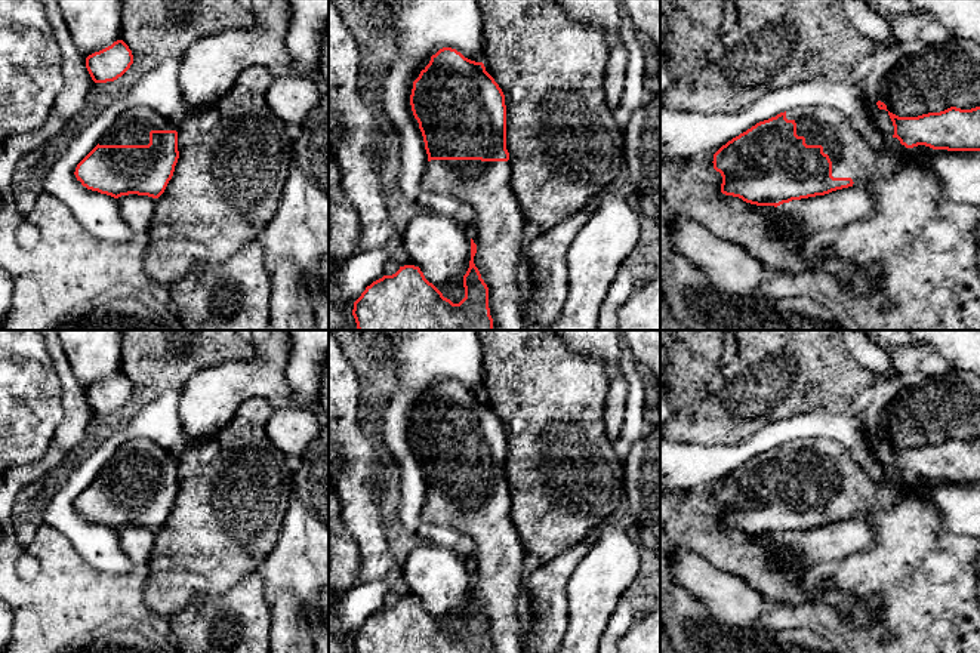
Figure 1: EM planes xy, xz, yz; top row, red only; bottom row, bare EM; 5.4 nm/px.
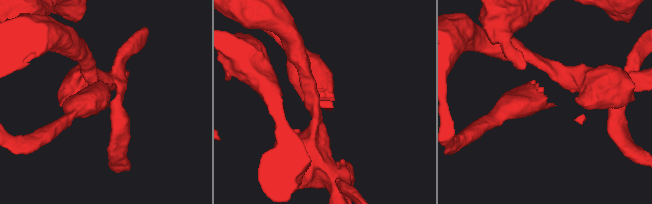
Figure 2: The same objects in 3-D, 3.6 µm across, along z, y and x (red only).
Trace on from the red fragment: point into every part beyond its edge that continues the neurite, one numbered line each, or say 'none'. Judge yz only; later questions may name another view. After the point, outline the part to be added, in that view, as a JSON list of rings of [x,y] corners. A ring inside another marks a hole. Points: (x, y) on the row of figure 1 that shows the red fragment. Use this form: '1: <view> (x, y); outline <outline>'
1: yz (851, 156); outline [[[799,107],[786,111],[786,118],[796,123],[796,135],[804,136],[807,145],[823,147],[823,153],[832,161],[833,178],[851,178],[853,182],[867,184],[888,178],[902,167],[921,163],[925,157],[937,151],[925,145],[906,148],[897,138],[890,138],[882,147],[873,148],[844,114],[830,107]]]

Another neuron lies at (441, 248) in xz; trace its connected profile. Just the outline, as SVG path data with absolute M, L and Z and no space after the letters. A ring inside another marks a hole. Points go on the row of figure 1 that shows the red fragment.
M422 210L410 219L397 244L444 298L453 304L465 298L463 275L471 261L469 228Z

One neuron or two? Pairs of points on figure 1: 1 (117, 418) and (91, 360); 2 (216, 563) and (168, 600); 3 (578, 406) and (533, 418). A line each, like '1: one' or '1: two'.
1: two
2: one
3: one

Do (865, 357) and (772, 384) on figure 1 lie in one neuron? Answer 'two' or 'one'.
two

